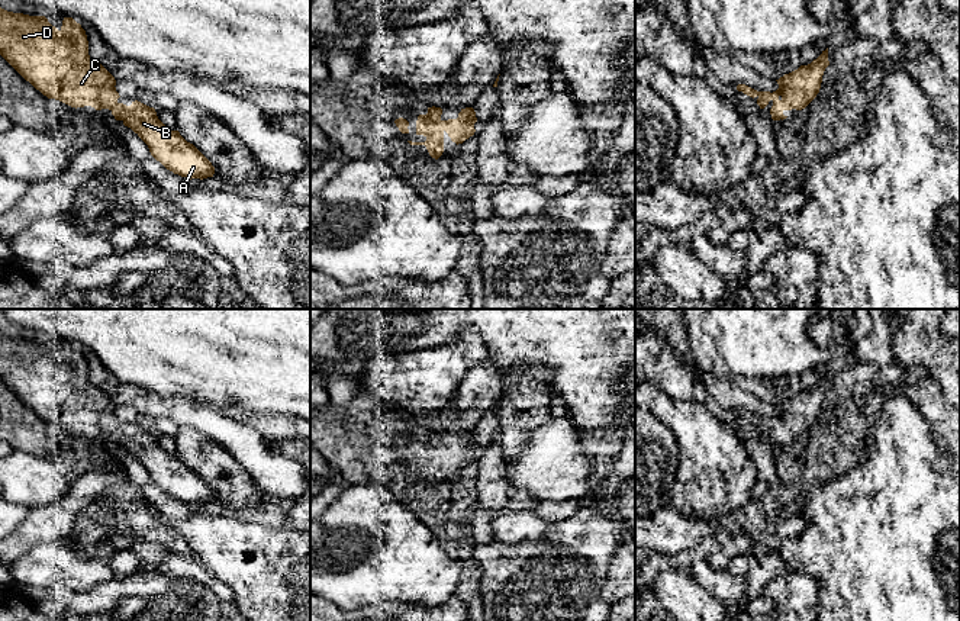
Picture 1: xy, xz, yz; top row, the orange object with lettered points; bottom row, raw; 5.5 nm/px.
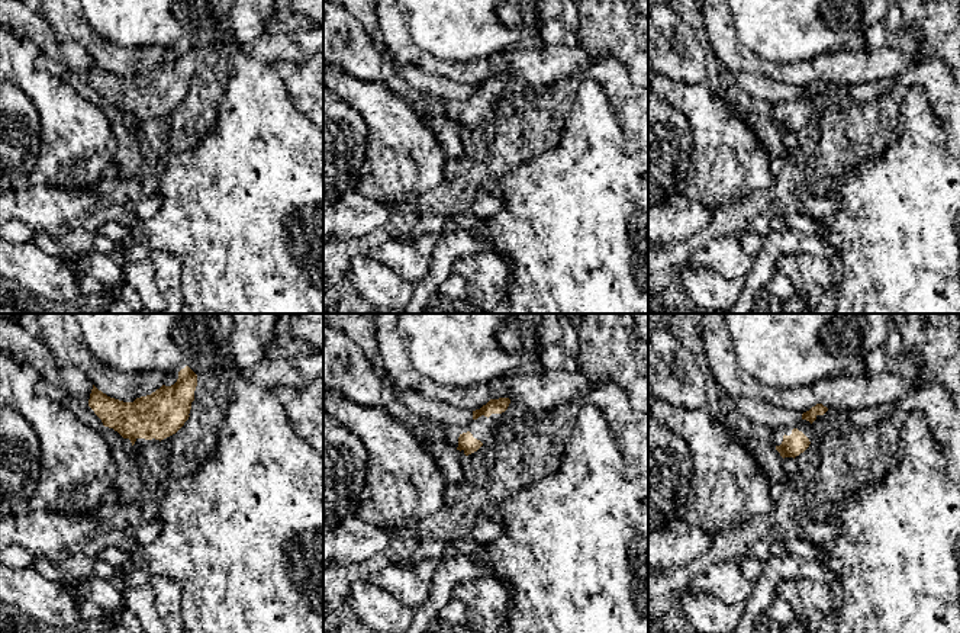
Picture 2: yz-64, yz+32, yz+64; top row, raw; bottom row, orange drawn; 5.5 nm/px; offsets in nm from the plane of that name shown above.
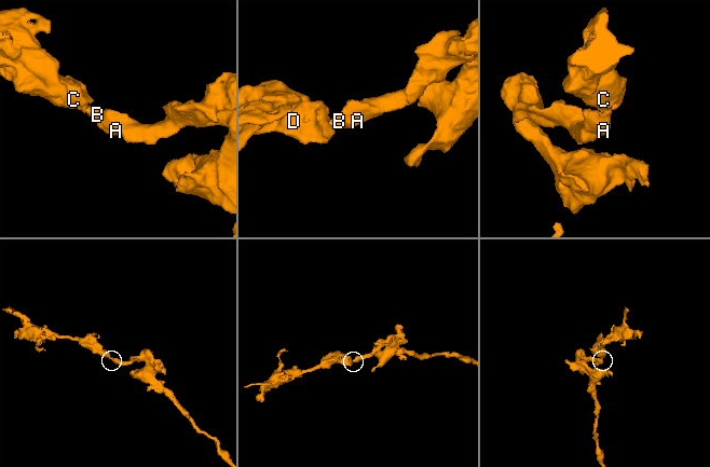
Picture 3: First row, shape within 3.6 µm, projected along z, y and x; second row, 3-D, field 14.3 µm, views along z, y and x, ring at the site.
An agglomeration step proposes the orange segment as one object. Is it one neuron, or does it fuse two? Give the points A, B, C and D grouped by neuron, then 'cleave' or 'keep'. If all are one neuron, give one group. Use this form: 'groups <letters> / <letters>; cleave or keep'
groups A B C D; keep

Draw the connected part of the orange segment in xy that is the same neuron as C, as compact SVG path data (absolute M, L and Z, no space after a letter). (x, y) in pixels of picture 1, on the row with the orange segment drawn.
M0 7L0 55L48 99L75 109L109 109L174 174L189 180L213 177L212 163L178 131L168 129L154 107L138 100L131 106L117 102L115 77L90 58L86 30L73 17L64 17L58 30L45 16Z

